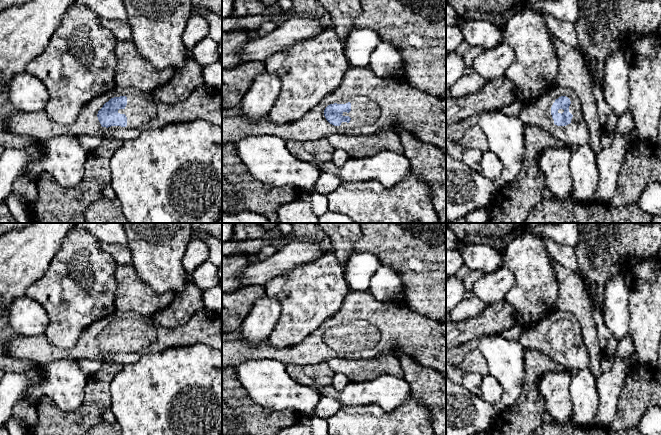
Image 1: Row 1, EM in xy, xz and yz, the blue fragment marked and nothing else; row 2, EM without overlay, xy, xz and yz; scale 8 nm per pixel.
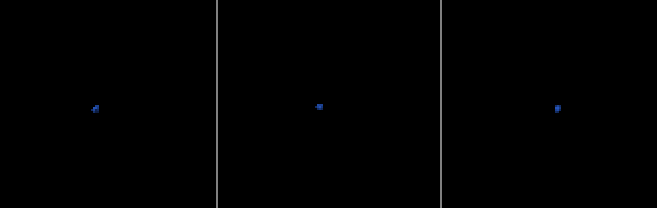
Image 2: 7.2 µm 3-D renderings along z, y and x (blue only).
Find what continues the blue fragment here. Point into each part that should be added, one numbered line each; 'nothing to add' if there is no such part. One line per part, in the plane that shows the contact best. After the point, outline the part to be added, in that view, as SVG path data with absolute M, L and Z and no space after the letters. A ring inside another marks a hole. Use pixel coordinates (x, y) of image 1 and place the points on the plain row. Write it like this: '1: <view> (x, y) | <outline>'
1: xy (143, 336) | M203 308L186 324L166 328L153 322L150 317L133 311L115 311L110 316L95 321L83 330L77 344L70 349L52 345L45 335L19 336L5 345L7 354L44 366L59 360L94 360L131 365L145 354L159 353L172 347L205 344L222 351L222 316ZM126 320L127 329L118 337L125 338L127 350L102 351L97 338L111 322Z

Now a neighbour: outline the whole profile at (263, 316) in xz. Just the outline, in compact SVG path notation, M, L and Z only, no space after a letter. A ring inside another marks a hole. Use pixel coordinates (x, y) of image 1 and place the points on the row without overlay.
M265 295L251 308L240 327L239 338L257 344L268 339L280 317L278 300Z

